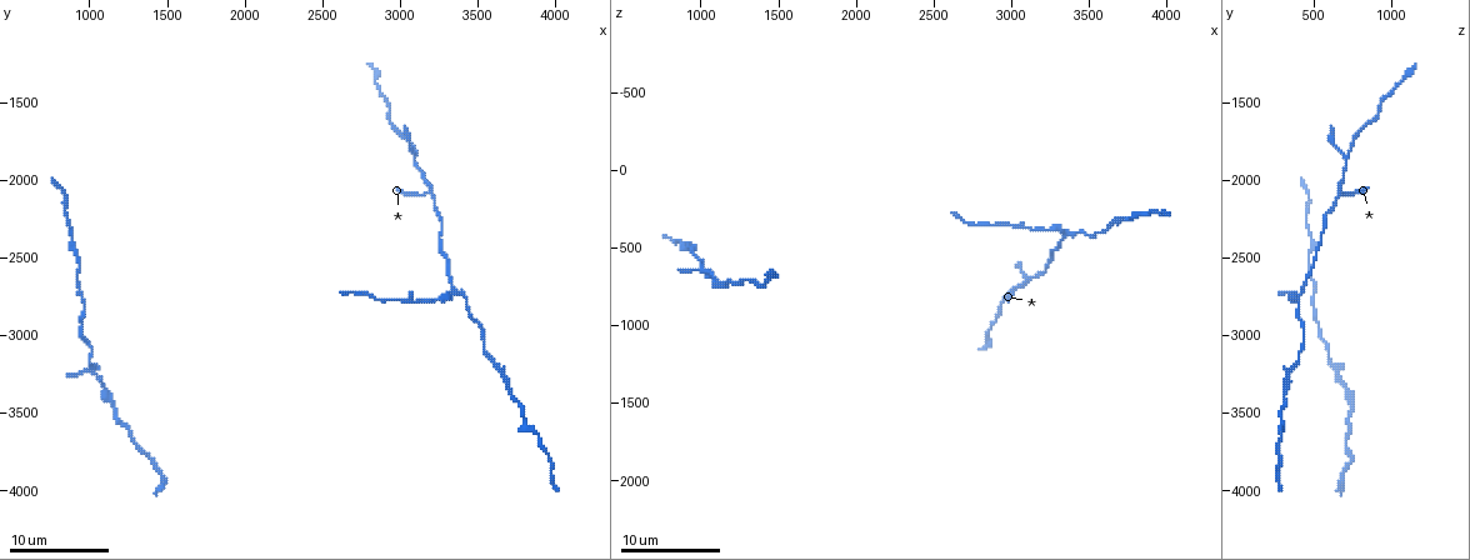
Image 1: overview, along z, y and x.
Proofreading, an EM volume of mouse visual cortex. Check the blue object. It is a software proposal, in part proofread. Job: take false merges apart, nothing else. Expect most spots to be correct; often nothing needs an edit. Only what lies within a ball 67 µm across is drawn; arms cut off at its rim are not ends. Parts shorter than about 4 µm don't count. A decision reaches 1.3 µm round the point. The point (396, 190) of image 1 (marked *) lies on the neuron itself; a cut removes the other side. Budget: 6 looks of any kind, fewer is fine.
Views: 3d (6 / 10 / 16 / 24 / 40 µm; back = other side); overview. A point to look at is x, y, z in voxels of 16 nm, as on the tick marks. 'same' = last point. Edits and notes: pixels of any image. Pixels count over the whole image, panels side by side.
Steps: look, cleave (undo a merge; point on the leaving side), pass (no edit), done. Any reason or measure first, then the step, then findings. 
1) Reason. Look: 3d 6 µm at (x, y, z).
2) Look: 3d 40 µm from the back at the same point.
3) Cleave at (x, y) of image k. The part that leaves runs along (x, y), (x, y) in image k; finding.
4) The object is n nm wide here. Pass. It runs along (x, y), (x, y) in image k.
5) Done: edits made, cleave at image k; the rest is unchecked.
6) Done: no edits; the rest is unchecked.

Three-way junction. Look: 3d 6 µm at (3200, 2080, 660).

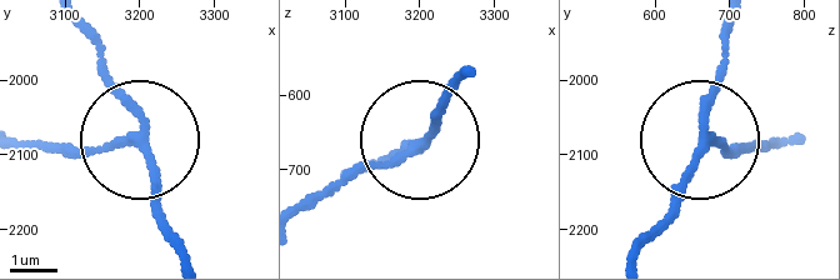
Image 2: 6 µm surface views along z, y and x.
Pass. It runs along (24, 141), (96, 153), (144, 129), (140, 105), (76, 25) in image 2; continuous, no second neuron.

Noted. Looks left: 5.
Three-way junction. Look: 3d 10 µm at (3400, 2740, 400).

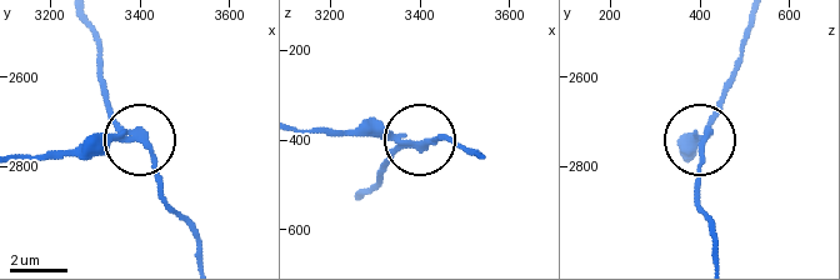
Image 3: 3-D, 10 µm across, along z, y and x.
Other side. Look: 3d 10 µm from the back at (3380, 2730, 410).

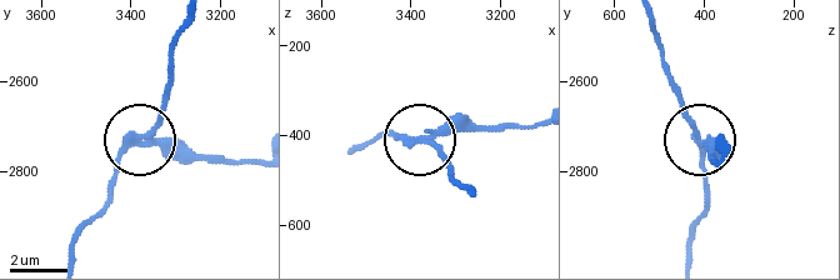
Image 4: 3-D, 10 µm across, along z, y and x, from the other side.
Cleave at (184, 155) of image 4. The part that leaves runs along (148, 143), (254, 160) in image 4; a second neuron is stuck on.

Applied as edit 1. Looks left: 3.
Look: overview.

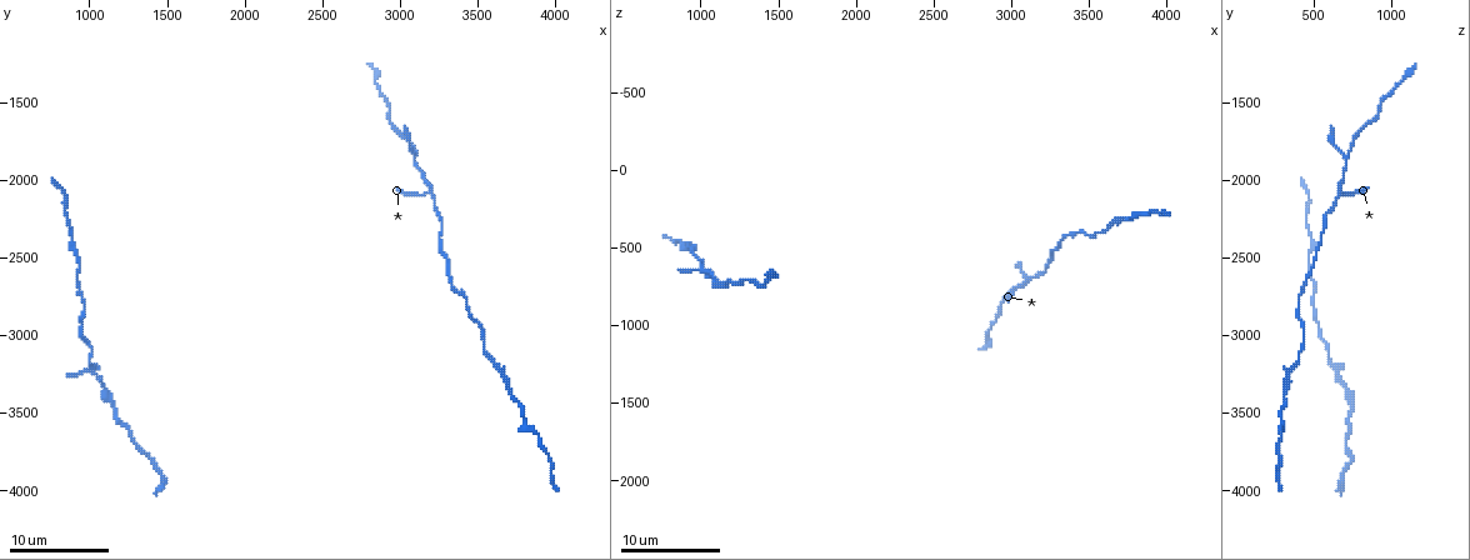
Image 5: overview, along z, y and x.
Arms run side by side. Look: 3d 6 µm at (3620, 3200, 360).

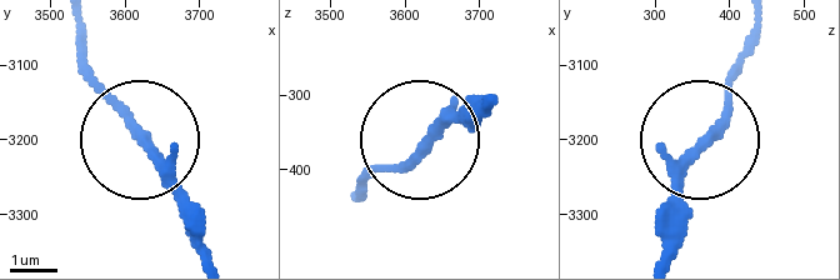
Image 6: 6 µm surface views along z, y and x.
3 arms meet here. Pass. It runs along (358, 195), (476, 103) in image 6; all the same neuron.

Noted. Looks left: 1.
Done: edits made, cleave at image 4; the rest is unchecked.

